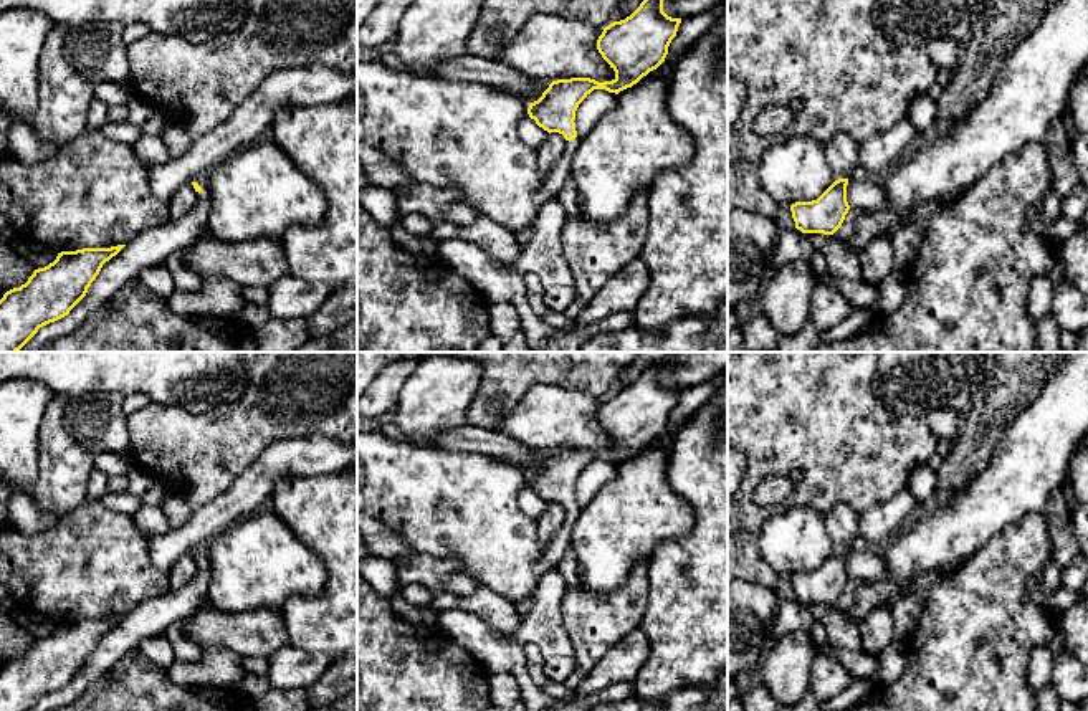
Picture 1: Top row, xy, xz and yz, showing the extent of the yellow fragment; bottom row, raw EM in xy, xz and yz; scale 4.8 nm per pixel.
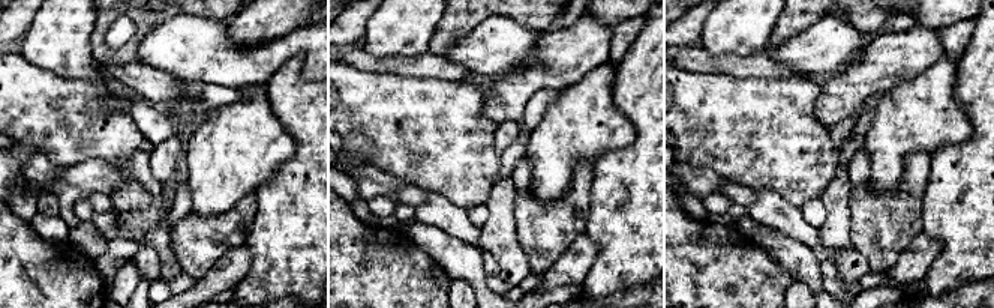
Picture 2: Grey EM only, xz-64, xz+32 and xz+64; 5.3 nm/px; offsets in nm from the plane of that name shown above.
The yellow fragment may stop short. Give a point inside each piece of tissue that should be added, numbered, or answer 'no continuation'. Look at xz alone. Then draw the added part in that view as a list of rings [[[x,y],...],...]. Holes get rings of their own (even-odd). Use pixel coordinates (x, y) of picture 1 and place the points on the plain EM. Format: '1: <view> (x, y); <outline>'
1: xz (561, 541); [[[577,506],[574,511],[565,511],[565,519],[562,527],[557,531],[557,534],[552,537],[546,554],[534,562],[534,575],[539,579],[544,572],[556,567],[557,562],[564,557],[567,547],[572,542],[572,531],[574,524],[577,523],[577,518],[580,514],[580,508]]]

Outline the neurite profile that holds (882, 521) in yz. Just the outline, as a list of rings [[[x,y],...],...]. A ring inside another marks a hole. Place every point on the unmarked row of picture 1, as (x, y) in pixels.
[[[901,489],[893,498],[878,503],[860,514],[860,534],[875,547],[886,542],[900,529],[903,521],[916,513],[918,503],[909,489]]]

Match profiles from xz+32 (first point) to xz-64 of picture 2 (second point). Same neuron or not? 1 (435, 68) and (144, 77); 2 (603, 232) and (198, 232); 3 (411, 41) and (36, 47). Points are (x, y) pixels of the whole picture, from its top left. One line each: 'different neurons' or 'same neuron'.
1: same neuron
2: different neurons
3: same neuron

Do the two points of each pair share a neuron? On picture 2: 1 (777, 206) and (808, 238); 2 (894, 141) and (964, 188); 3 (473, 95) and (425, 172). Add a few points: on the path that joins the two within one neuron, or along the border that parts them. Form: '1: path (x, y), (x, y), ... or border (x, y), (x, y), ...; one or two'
1: path (784, 214), (801, 230); one
2: path (915, 141), (933, 141), (958, 167); one
3: path (453, 114), (434, 134), (434, 152); one

